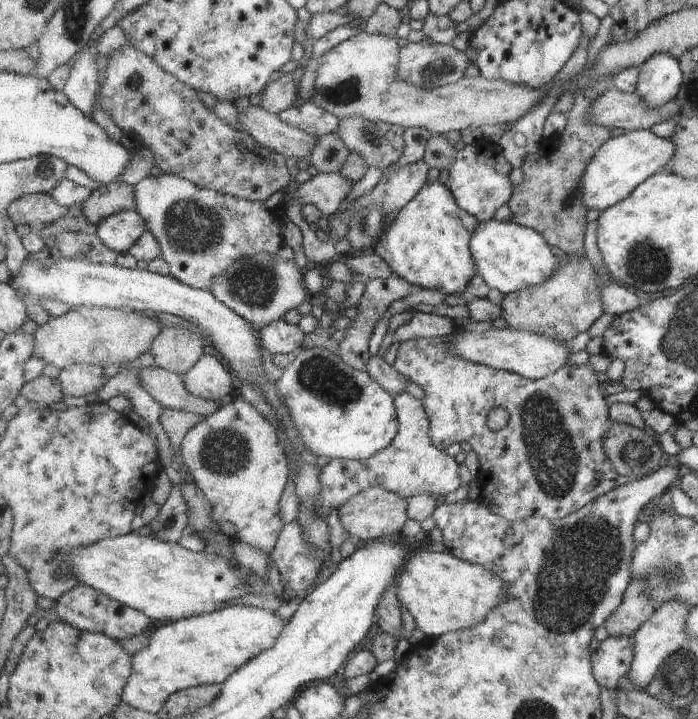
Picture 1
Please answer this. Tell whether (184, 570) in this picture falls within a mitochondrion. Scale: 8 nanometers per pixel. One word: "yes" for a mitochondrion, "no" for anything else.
no

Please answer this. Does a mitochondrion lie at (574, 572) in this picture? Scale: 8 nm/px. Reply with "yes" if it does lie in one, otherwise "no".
yes

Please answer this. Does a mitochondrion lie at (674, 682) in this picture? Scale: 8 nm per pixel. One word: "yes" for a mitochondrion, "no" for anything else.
yes

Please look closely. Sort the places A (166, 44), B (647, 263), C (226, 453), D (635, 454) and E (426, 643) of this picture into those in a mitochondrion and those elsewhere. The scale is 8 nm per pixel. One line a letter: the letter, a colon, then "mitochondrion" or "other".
A: other
B: mitochondrion
C: mitochondrion
D: mitochondrion
E: other

